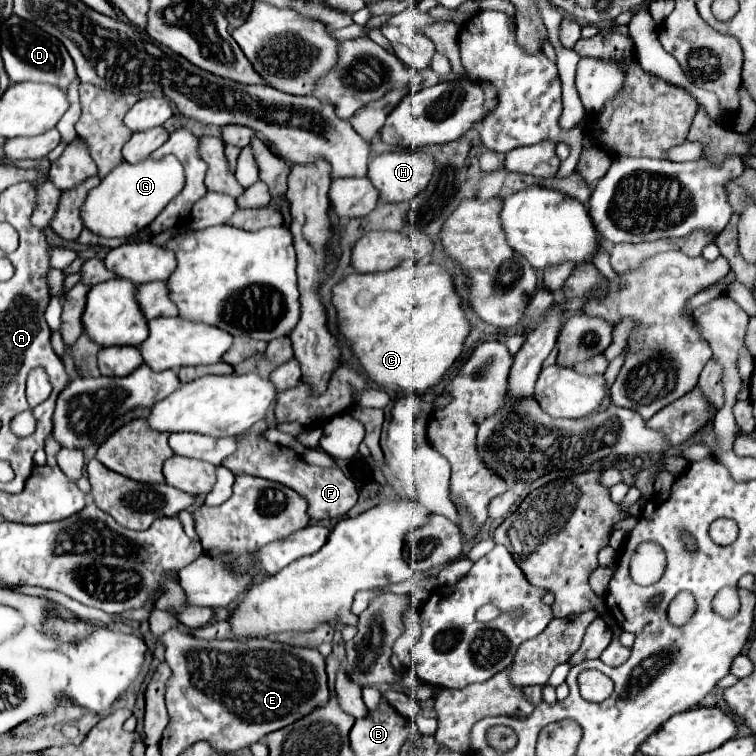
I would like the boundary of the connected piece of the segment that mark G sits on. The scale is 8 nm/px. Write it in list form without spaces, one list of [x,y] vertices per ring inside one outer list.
[[[166,156],[162,160],[146,158],[138,164],[120,162],[100,184],[90,190],[80,210],[84,228],[92,230],[102,238],[130,238],[138,230],[144,230],[160,210],[182,190],[184,170],[182,164],[174,156]]]

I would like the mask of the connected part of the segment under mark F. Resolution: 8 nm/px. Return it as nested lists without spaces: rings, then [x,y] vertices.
[[[258,422],[238,444],[238,450],[230,454],[222,464],[232,470],[234,476],[250,474],[260,476],[266,480],[282,482],[284,486],[290,486],[296,490],[302,498],[310,502],[310,520],[324,520],[324,518],[338,518],[344,516],[358,500],[356,484],[340,470],[340,468],[320,468],[314,464],[308,464],[304,458],[300,458],[294,450],[278,446],[268,442],[262,432],[266,430],[266,422]]]

